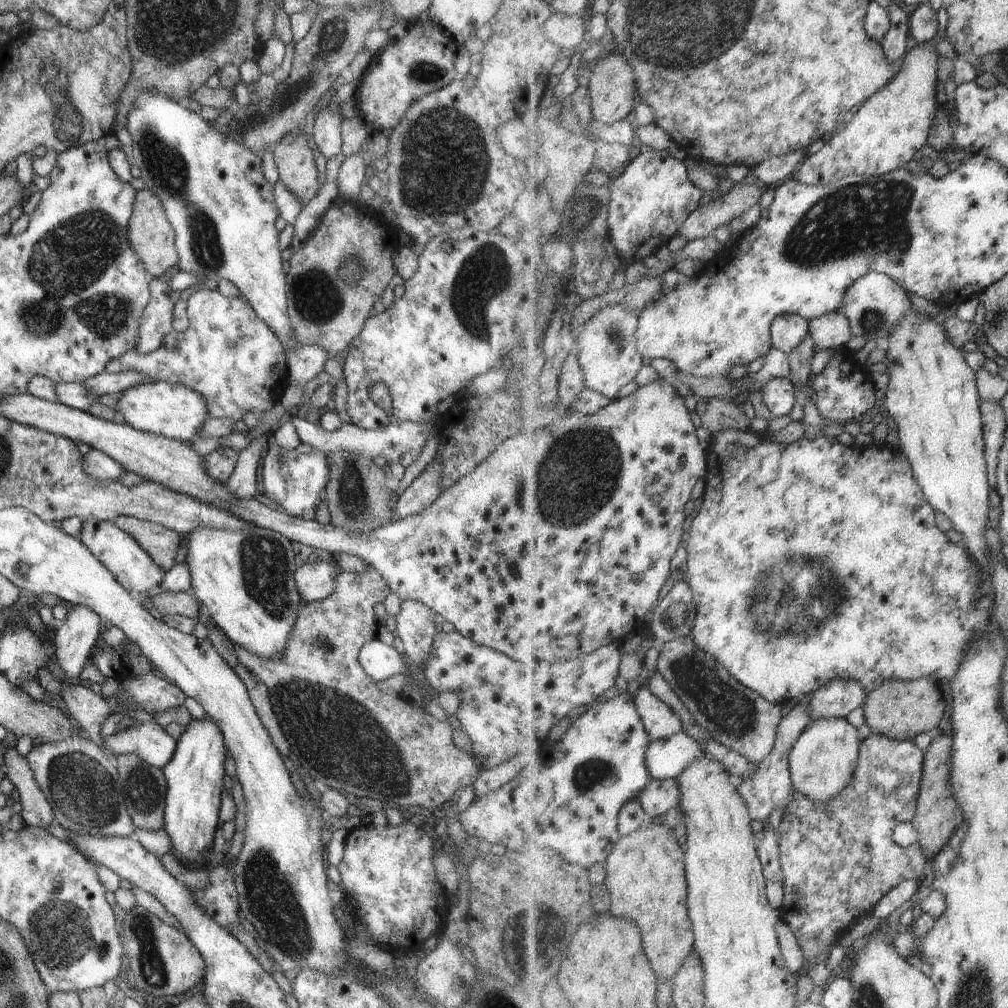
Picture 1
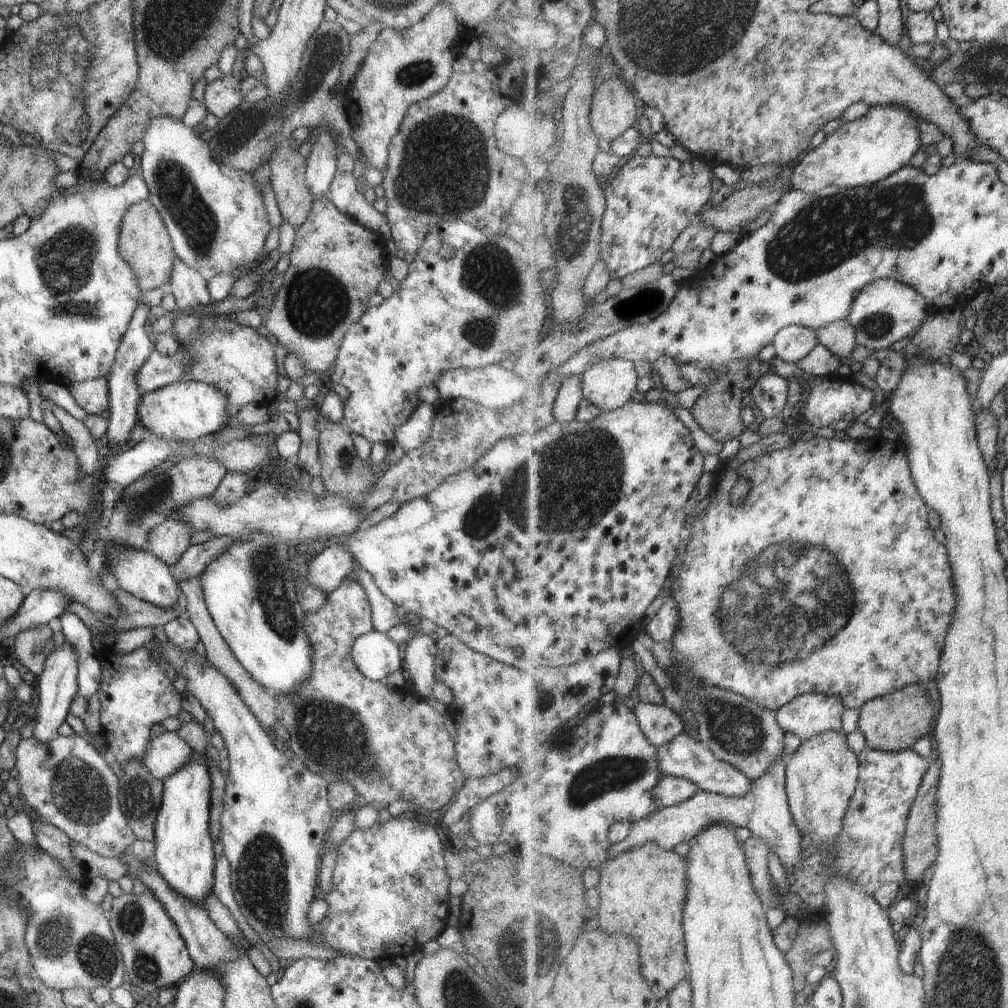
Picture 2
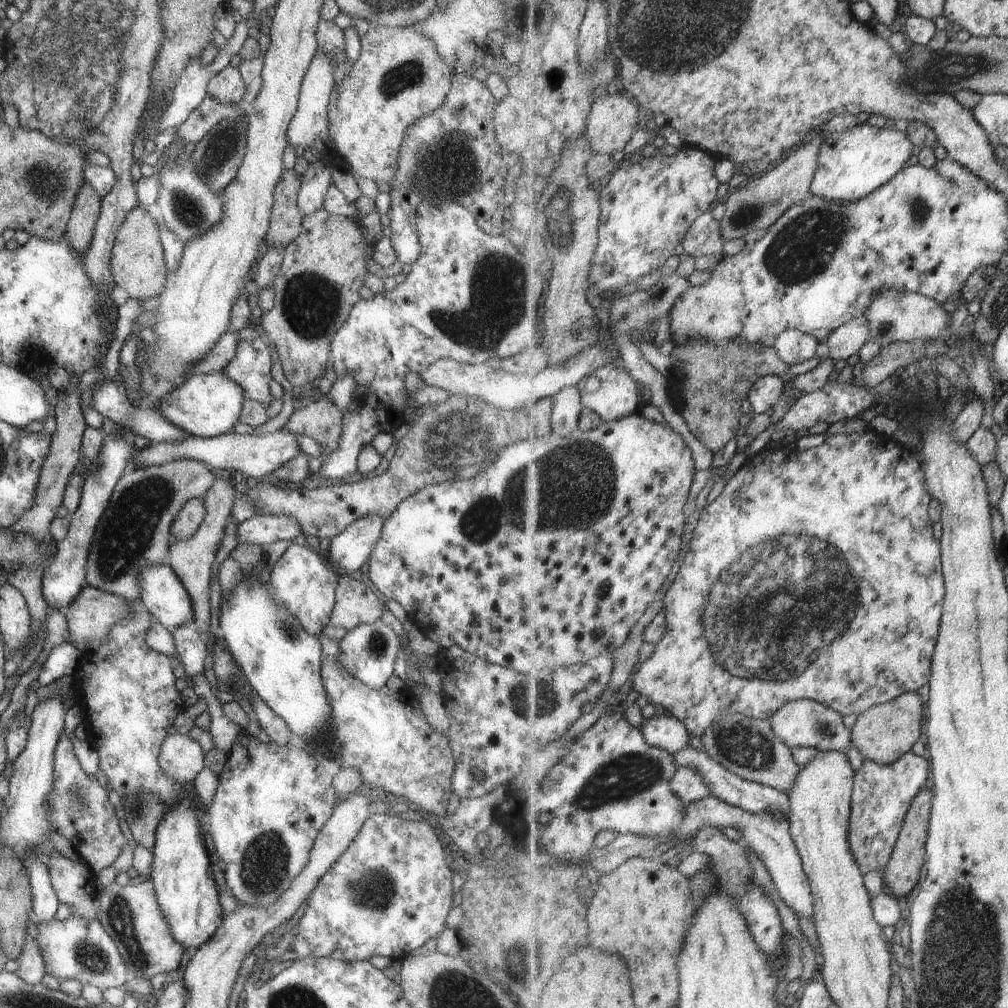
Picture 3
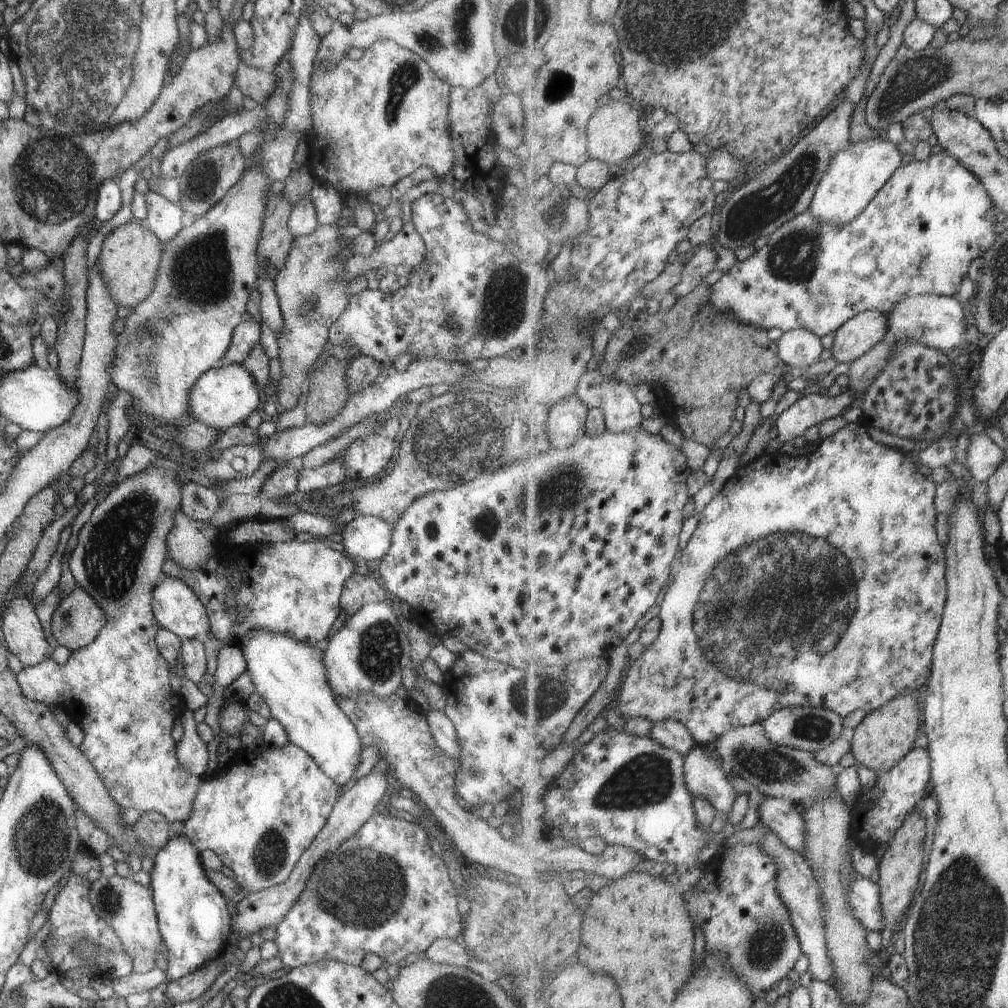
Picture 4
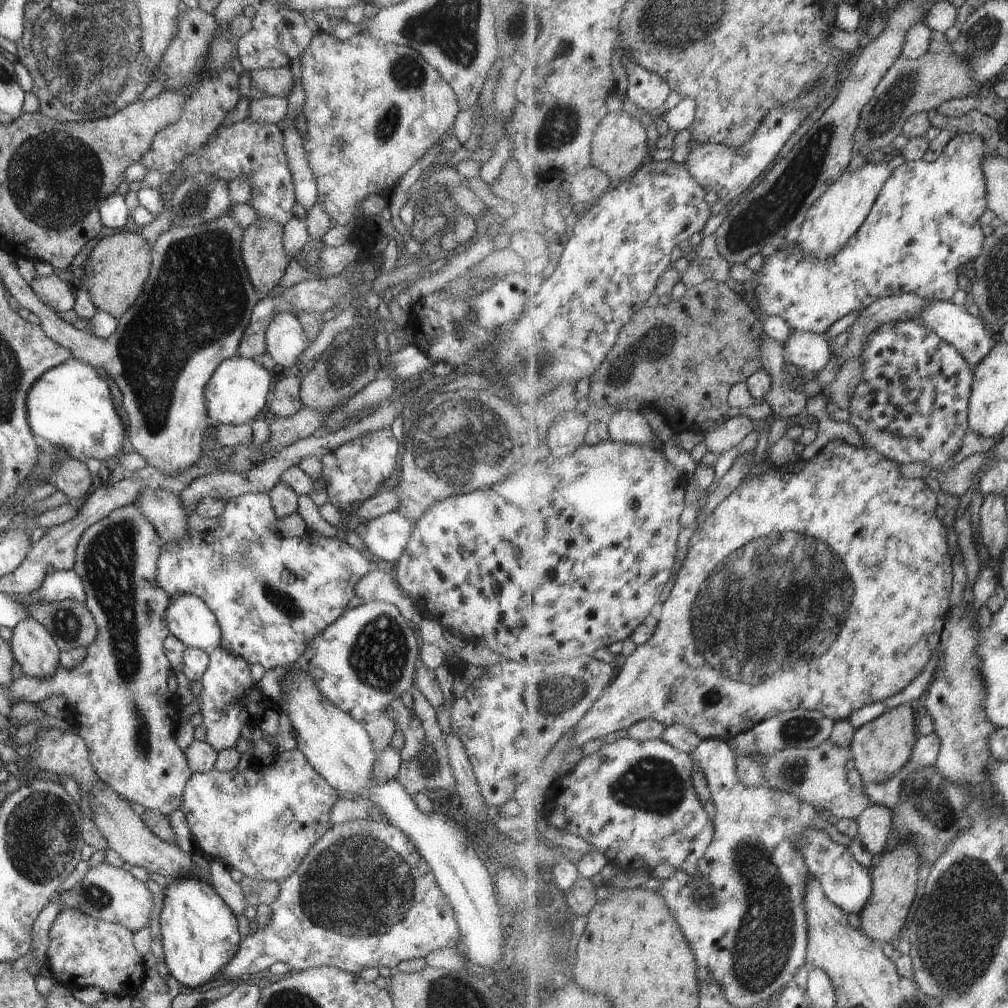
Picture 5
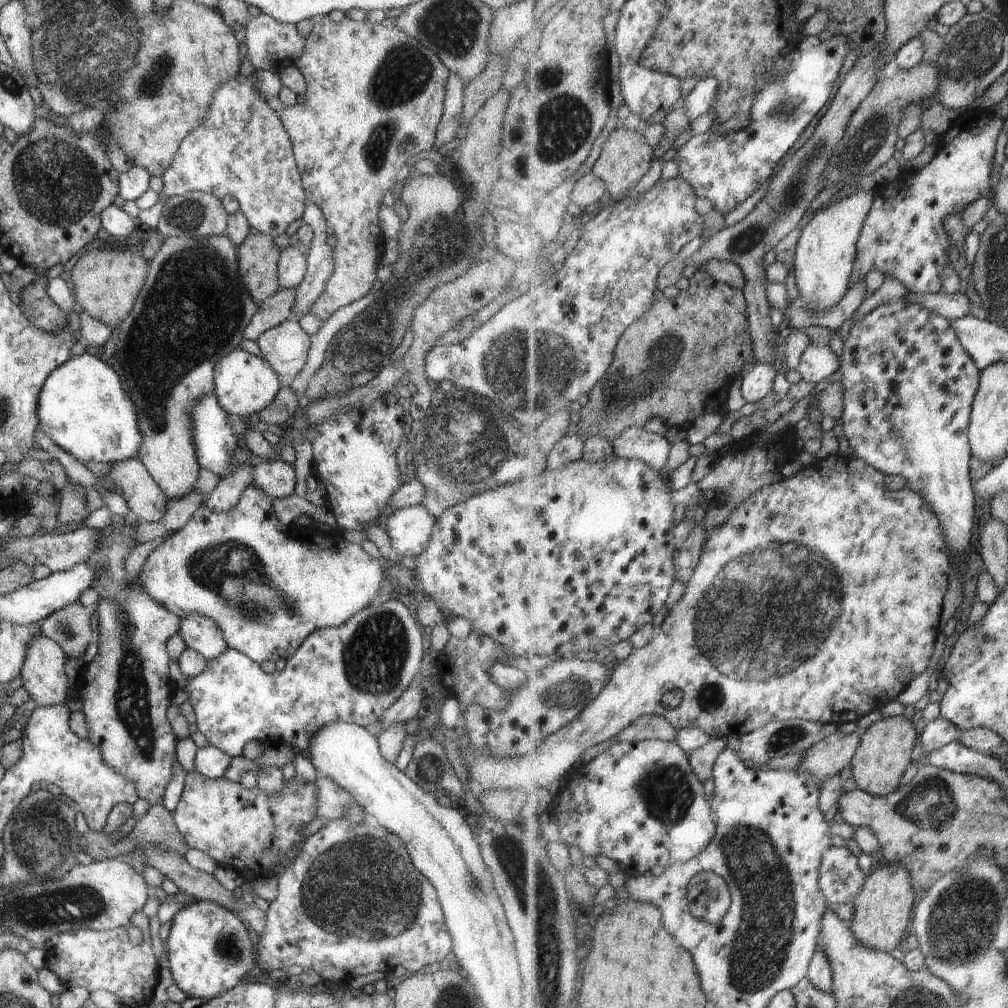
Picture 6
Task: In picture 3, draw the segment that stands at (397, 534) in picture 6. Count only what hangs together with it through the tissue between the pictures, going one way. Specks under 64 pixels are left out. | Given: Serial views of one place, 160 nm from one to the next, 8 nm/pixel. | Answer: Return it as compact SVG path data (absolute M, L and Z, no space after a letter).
M377 515L358 518L329 543L325 556L337 574L357 575L379 538L384 519Z

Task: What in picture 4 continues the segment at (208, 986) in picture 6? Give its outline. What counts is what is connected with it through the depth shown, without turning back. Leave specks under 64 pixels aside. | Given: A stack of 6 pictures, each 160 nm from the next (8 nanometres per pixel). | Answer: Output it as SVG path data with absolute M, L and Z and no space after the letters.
M171 834L167 842L152 854L153 866L150 870L150 885L159 936L164 942L167 961L166 980L181 978L210 961L217 959L231 934L230 914L224 896L209 882L201 864L200 853L184 835Z

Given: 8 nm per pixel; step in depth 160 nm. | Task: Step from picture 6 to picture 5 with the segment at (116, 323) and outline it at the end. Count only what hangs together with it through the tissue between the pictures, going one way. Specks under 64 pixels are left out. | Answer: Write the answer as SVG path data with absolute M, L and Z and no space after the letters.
M122 230L101 238L93 245L83 265L83 273L77 277L76 282L85 286L96 311L118 319L129 309L143 288L149 273L152 245L141 238L140 234Z

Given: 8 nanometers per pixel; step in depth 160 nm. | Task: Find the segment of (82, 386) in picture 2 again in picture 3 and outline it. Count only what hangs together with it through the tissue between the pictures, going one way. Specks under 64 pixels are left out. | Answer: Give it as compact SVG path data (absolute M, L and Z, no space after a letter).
M113 380L101 381L96 386L92 407L102 418L109 418L119 428L129 429L137 439L147 438L150 443L178 441L189 435L163 420L155 410L131 406L126 396L117 391Z

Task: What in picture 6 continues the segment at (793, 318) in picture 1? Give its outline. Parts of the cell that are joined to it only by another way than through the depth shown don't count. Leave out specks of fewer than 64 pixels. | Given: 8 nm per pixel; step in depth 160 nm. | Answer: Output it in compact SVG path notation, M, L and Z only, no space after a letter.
M810 344L804 350L797 370L801 379L815 386L833 376L833 373L839 370L839 366L841 366L840 358L833 354L829 346Z

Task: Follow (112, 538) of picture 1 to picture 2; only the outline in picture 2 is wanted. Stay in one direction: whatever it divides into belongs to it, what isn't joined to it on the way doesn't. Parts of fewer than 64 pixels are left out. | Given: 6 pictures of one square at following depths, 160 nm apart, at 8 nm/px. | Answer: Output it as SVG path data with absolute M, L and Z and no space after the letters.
M103 535L95 540L94 548L101 548L101 554L103 554L103 560L109 568L109 573L113 575L121 590L129 592L138 600L143 600L143 602L153 604L153 606L159 606L163 610L169 610L169 608L176 606L178 583L173 579L171 570L147 550L115 546L115 544L103 540Z

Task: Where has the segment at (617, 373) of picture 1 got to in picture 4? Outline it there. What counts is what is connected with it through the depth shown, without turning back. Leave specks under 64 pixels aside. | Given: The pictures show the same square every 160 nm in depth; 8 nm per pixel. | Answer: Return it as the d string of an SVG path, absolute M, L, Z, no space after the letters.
M598 367L581 377L577 396L589 407L604 412L606 428L614 433L633 430L643 422L634 387L604 375Z

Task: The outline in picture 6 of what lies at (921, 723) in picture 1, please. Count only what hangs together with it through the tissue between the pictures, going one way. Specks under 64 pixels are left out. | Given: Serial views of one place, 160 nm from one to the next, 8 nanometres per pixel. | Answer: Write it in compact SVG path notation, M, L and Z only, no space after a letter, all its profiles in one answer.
M902 715L882 719L863 732L859 749L851 762L852 778L857 782L858 789L873 796L889 796L895 793L912 764L918 733L915 732L913 722Z

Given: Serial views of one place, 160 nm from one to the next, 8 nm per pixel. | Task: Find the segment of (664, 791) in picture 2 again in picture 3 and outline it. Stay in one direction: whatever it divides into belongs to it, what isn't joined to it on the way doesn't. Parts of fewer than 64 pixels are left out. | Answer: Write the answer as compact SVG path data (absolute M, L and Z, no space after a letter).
M691 767L679 768L670 785L674 793L687 805L713 795L702 775Z

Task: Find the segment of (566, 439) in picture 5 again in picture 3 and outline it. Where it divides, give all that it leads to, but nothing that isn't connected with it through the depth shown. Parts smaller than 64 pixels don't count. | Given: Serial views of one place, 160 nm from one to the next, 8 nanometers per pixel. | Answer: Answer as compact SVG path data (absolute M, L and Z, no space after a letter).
M577 386L565 387L553 396L552 425L556 435L566 437L579 429L584 404Z

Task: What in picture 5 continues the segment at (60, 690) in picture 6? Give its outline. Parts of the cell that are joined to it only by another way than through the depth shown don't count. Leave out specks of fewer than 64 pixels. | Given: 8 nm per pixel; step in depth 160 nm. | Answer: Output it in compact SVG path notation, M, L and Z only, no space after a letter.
M32 617L23 618L11 629L8 646L21 668L21 676L35 680L53 678L53 672L59 666L60 651L49 632Z

